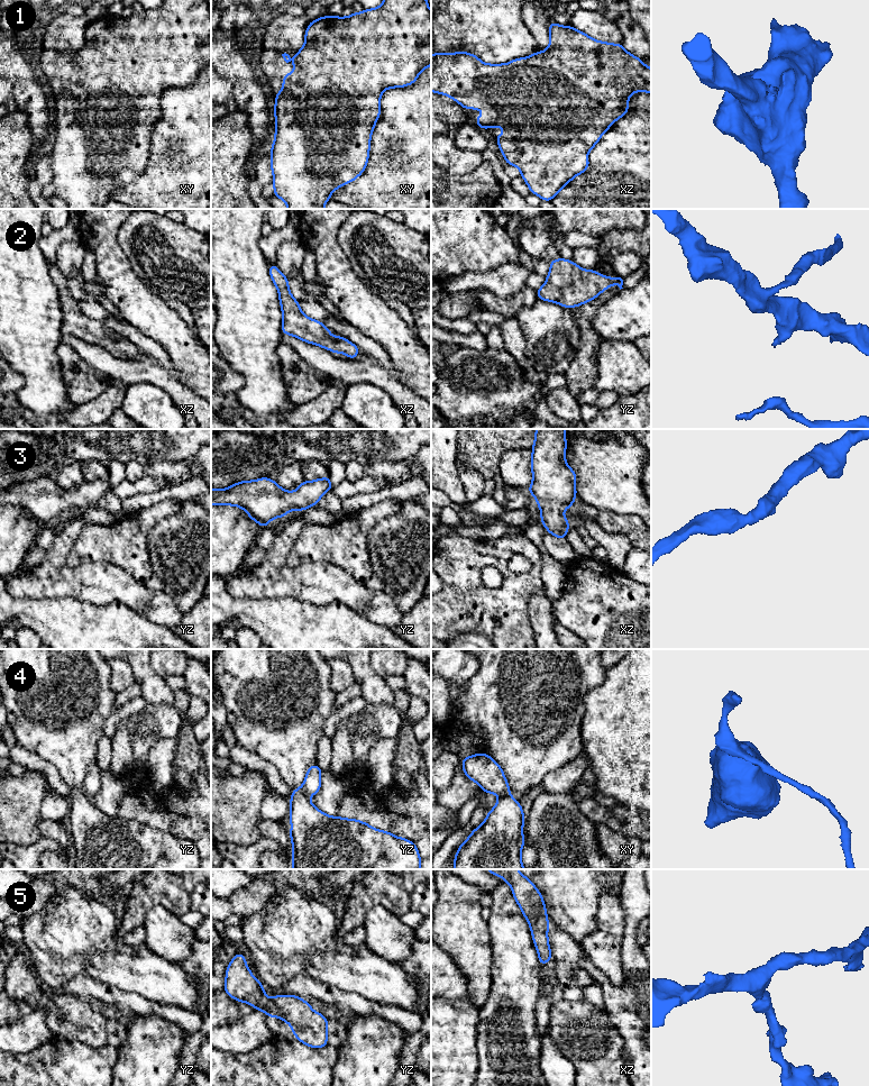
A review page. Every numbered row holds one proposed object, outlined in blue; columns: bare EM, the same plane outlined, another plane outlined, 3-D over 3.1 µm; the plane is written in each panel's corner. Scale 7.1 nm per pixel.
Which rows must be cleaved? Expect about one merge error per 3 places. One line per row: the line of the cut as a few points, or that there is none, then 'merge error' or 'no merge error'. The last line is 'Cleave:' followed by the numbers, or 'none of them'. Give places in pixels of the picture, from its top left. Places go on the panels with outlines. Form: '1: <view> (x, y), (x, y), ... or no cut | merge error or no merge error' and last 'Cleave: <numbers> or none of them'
1: no cut | no merge error
2: no cut | no merge error
3: no cut | no merge error
4: xy (509, 791), (500, 797) | merge error
5: no cut | no merge error
Cleave: 4

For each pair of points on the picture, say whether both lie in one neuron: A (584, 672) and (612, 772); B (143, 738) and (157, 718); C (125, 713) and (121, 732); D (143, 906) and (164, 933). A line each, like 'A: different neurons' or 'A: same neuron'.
A: different neurons
B: same neuron
C: different neurons
D: different neurons

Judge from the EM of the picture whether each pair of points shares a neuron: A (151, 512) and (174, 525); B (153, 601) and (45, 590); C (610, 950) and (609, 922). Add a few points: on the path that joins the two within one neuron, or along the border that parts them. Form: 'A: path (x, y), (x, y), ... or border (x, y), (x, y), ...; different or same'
A: border (183, 502), (149, 530), (147, 540); different
B: path (126, 590), (120, 585), (72, 585); same
C: path (609, 943), (609, 929); same

